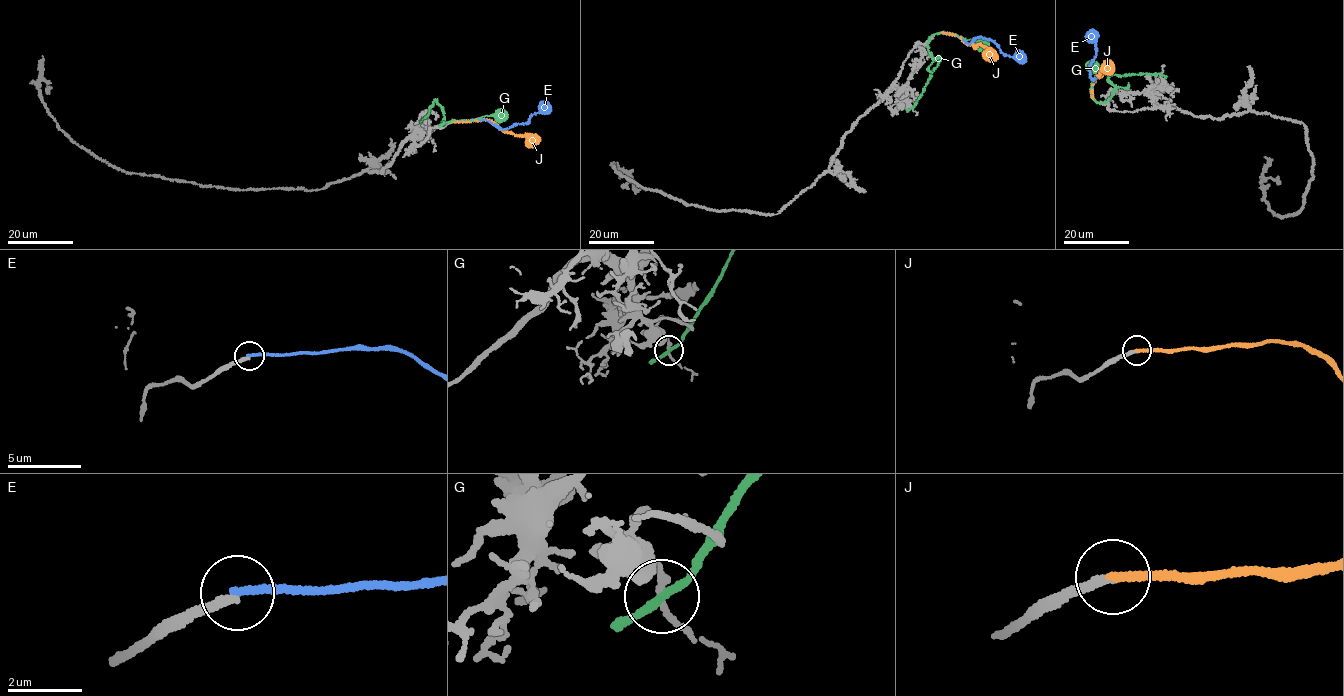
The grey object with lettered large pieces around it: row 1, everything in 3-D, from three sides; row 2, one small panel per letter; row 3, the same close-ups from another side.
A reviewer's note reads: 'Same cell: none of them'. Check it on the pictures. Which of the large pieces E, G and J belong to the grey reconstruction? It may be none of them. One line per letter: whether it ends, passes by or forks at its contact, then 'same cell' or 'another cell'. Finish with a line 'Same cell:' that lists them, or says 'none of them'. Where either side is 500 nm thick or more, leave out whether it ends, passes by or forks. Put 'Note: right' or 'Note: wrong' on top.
Note: wrong
E: it ends | another cell
G: it passes by | another cell
J: it ends | same cell
Same cell: J

